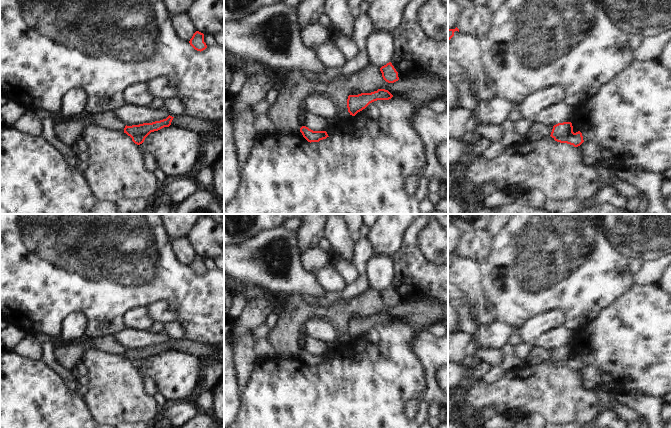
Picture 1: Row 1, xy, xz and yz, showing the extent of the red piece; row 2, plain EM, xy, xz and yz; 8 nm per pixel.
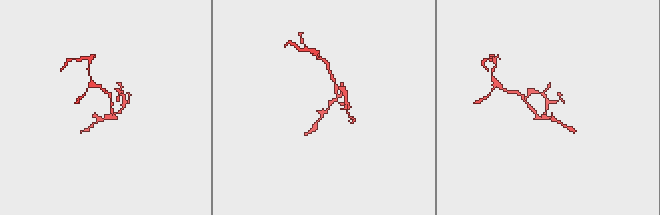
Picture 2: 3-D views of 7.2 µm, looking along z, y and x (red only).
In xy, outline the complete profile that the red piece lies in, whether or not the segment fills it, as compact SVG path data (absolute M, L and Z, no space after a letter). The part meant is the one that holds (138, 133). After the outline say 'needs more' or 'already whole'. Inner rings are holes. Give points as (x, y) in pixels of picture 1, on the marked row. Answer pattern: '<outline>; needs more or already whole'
M168 116L166 119L155 121L152 123L143 123L139 125L125 126L124 133L132 138L132 141L140 145L145 138L154 131L158 131L164 127L169 127L174 117Z; already whole

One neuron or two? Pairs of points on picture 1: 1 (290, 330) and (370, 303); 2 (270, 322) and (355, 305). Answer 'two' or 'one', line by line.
1: one
2: two

